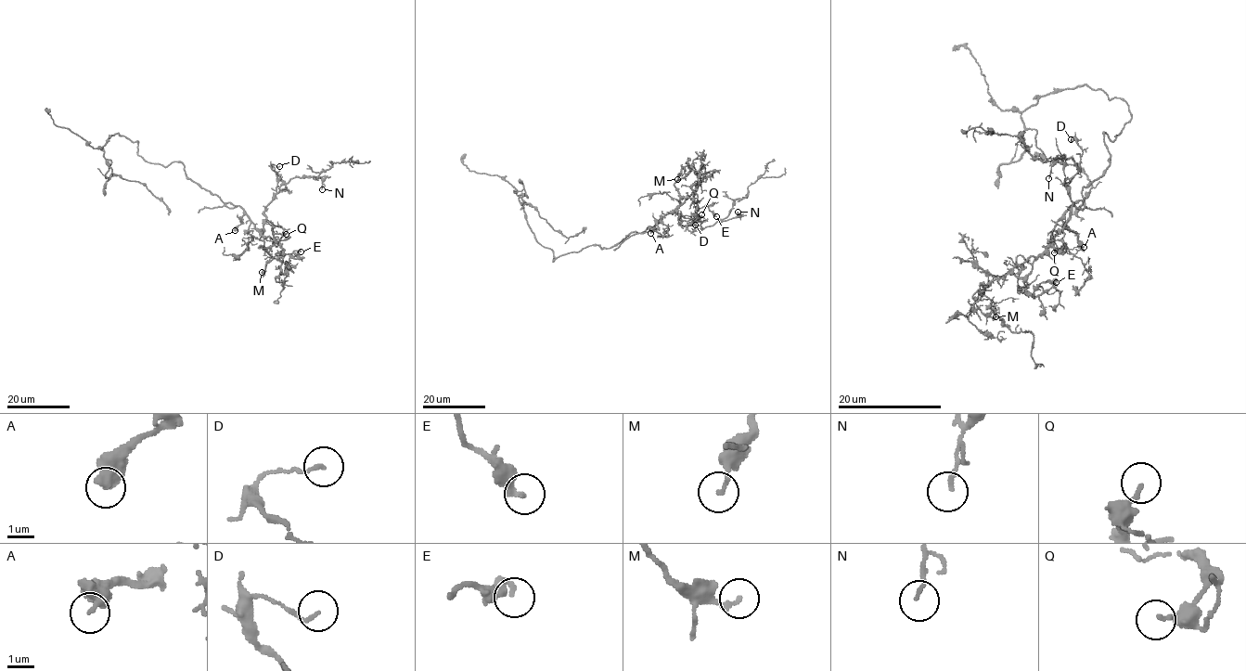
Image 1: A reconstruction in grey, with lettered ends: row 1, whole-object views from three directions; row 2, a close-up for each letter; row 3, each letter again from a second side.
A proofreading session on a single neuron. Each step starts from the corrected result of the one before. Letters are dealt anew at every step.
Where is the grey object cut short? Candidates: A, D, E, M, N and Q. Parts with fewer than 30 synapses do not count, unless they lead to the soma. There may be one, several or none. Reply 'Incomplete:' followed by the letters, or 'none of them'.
Incomplete: none of them

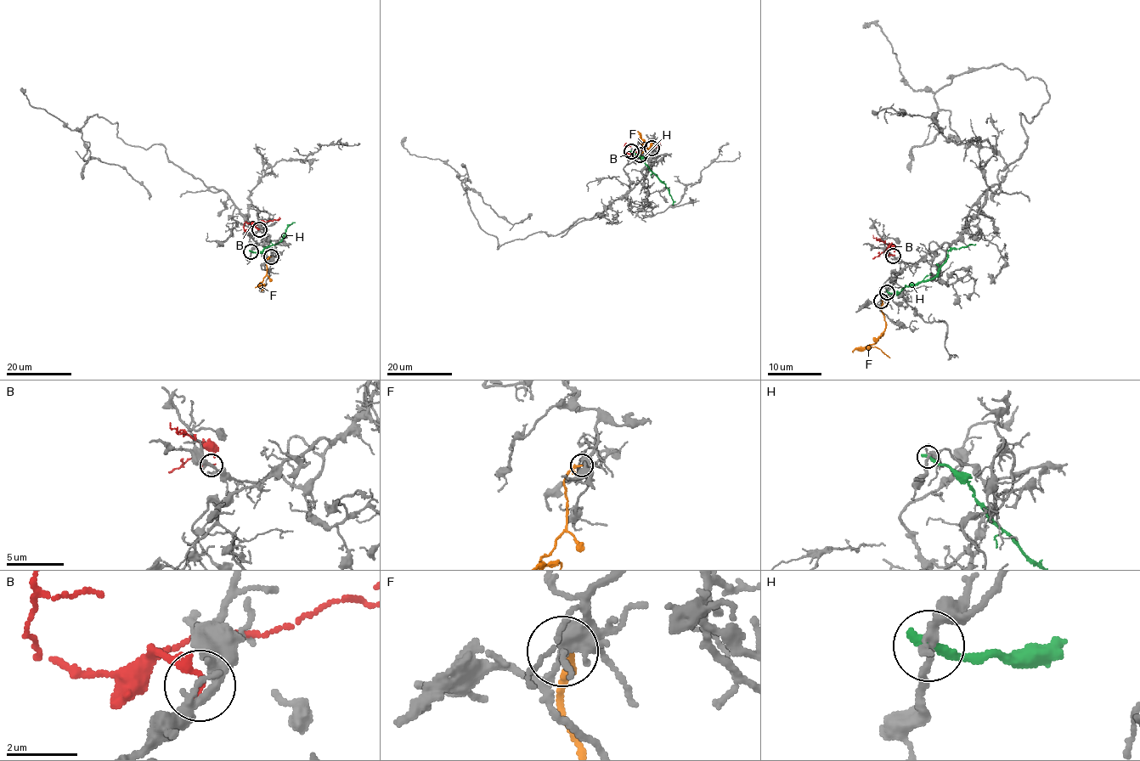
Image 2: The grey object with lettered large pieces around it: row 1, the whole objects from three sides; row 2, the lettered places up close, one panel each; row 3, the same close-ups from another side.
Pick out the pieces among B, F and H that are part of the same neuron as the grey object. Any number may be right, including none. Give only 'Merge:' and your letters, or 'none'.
Merge: F

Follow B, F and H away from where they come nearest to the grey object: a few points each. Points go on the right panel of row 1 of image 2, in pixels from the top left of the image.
B: (892, 255), (887, 244), (873, 234)
F: (882, 301), (885, 329), (866, 347), (880, 348), (889, 358)
H: (887, 291), (898, 293), (932, 279), (950, 250), (971, 244), (975, 245)

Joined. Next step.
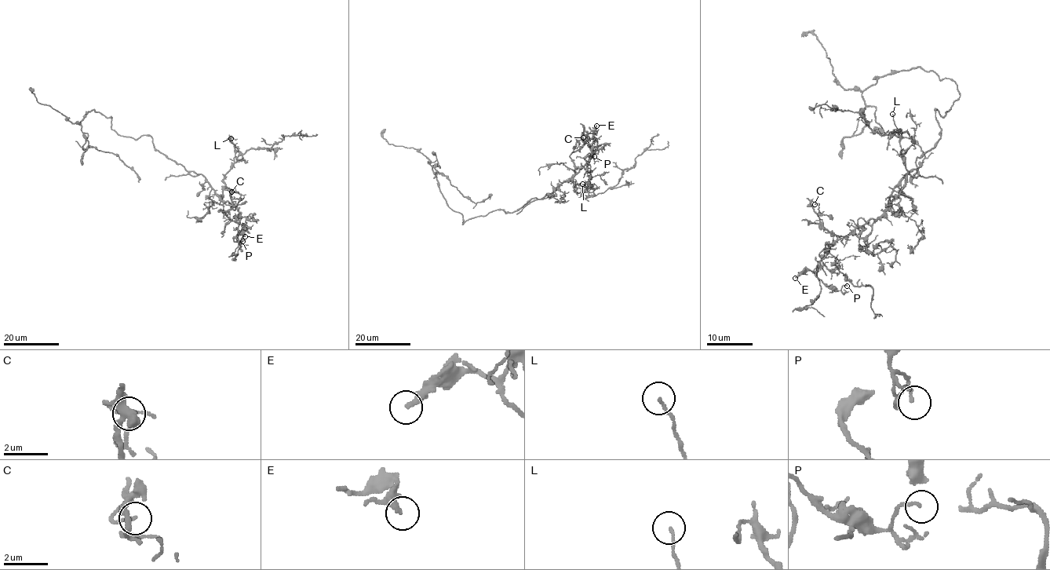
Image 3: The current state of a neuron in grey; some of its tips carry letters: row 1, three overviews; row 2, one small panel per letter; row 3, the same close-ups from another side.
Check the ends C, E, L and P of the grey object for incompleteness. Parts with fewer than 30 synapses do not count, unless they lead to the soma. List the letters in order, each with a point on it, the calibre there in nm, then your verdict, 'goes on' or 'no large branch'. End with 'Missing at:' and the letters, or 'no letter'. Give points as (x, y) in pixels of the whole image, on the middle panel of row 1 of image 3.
C: (583, 137) | 140 nm | no large branch
E: (596, 126) | 280 nm | no large branch
L: (582, 184) | 110 nm | no large branch
P: (594, 156) | 120 nm | no large branch
Missing at: no letter

